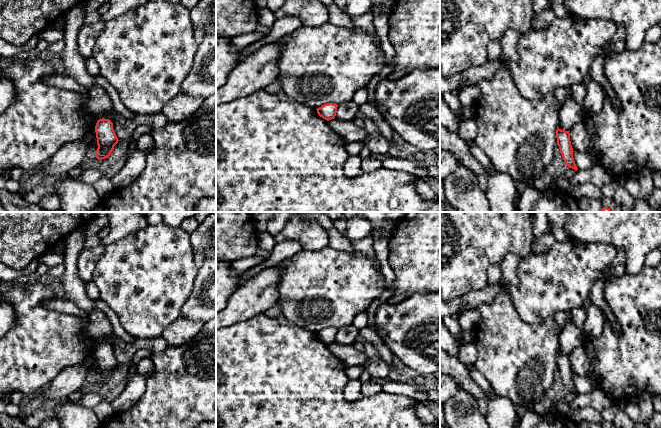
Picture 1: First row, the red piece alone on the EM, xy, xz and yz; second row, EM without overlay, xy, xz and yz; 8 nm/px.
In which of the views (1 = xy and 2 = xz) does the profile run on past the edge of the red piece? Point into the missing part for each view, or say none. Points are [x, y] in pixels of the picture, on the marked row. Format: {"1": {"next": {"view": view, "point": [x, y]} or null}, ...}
{"1": {"next": null}, "2": {"next": null}}

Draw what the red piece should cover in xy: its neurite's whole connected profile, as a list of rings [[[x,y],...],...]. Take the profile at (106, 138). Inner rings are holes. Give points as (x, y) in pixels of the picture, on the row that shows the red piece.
[[[99,119],[95,126],[98,148],[95,156],[98,160],[109,157],[118,143],[118,138],[113,129],[113,123],[109,119]]]

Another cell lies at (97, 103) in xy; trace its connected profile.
[[[95,84],[93,87],[87,87],[86,93],[80,94],[83,100],[83,109],[87,112],[88,127],[84,137],[91,138],[91,149],[97,150],[97,138],[95,126],[99,119],[111,119],[113,112],[113,103],[107,91],[100,85]]]

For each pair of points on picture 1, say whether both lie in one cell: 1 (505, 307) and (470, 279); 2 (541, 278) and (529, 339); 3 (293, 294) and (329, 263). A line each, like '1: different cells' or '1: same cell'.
1: different cells
2: different cells
3: same cell

